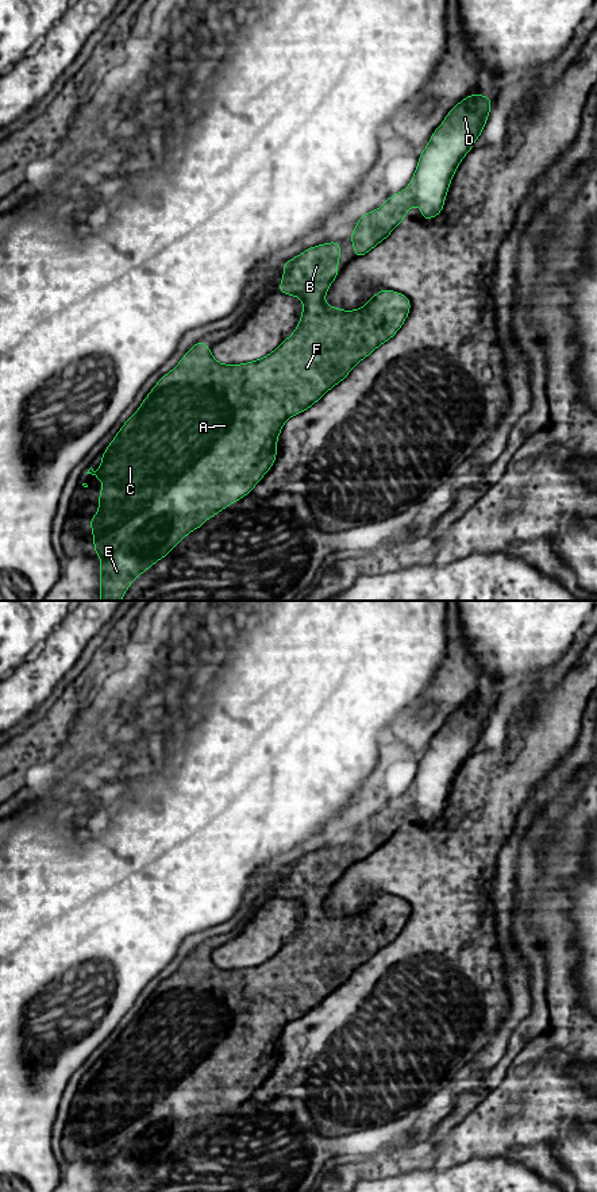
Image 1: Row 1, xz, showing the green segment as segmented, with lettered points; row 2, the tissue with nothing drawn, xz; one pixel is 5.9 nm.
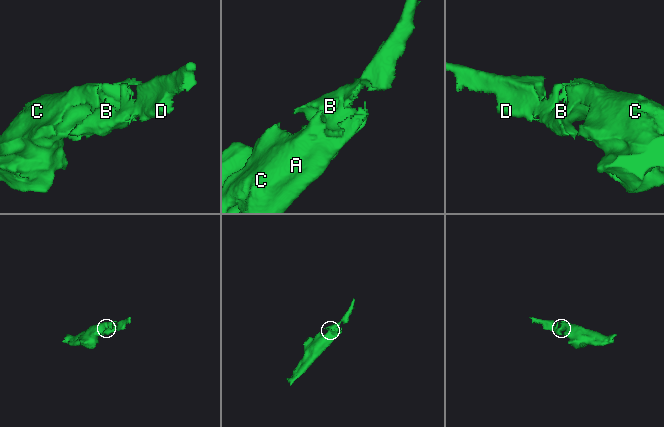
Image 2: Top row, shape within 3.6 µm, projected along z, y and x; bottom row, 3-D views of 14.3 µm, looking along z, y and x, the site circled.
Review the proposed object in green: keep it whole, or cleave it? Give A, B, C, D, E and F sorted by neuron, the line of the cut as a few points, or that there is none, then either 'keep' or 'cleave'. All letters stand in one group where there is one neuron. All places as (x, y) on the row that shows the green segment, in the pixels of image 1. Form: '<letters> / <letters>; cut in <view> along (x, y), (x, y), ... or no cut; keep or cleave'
A B C D E F; no cut; keep

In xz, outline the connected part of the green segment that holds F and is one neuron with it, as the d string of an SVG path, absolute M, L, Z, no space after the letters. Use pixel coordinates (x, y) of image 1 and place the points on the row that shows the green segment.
M330 242L309 247L298 256L282 263L284 278L278 286L278 292L282 294L297 296L304 309L300 317L300 323L294 332L285 339L273 352L259 360L253 360L242 364L222 364L212 356L211 348L199 340L181 359L181 362L167 374L165 374L157 385L151 389L147 397L140 404L139 409L131 416L120 428L118 435L109 443L101 458L101 467L95 472L90 467L86 474L92 474L96 479L104 481L107 485L100 487L99 495L99 512L90 518L95 555L101 558L100 567L100 601L120 601L130 585L142 572L151 568L153 564L167 556L170 551L192 531L201 528L204 522L216 516L220 510L226 509L232 502L239 501L244 495L250 494L253 487L262 479L262 477L271 468L277 456L277 439L285 424L285 421L296 414L303 413L317 402L330 389L343 381L347 374L355 367L357 363L369 356L377 347L392 339L401 328L411 310L411 301L403 293L396 293L390 289L384 289L371 296L370 301L357 310L342 310L326 304L324 296L330 289L330 283L336 279L338 261L340 259L340 242Z

